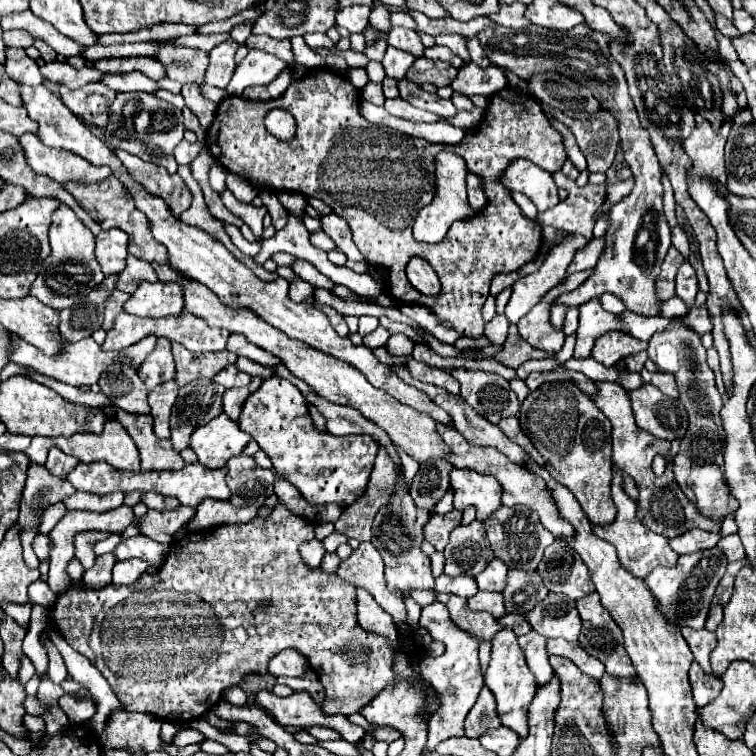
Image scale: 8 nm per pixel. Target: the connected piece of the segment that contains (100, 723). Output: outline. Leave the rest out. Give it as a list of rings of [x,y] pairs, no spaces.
[[[48,626],[48,634],[50,634],[50,640],[54,642],[54,646],[58,648],[58,652],[60,652],[62,658],[64,658],[68,676],[70,676],[72,680],[80,682],[80,684],[86,688],[86,696],[94,700],[94,704],[96,704],[96,714],[92,716],[90,724],[92,724],[92,730],[100,736],[102,730],[104,730],[104,726],[106,726],[108,716],[110,716],[114,710],[122,710],[120,700],[118,700],[116,694],[112,692],[108,680],[88,662],[86,656],[82,656],[82,654],[78,654],[76,650],[72,650],[56,628]]]

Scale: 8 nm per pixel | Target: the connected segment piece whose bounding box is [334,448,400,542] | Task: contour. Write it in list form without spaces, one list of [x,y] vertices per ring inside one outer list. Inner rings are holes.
[[[382,448],[376,456],[374,470],[364,496],[356,500],[354,506],[344,508],[340,520],[334,522],[336,532],[348,538],[356,538],[360,542],[370,542],[372,520],[378,514],[378,510],[390,502],[390,496],[394,494],[398,482],[398,474],[400,474],[400,466]]]

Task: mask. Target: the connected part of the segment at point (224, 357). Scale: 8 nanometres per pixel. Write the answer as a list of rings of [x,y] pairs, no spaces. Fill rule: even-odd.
[[[172,342],[172,356],[176,362],[176,384],[184,386],[196,378],[214,378],[224,366],[236,364],[238,356],[222,350],[222,352],[208,352],[208,354],[198,354],[186,350],[182,344]]]

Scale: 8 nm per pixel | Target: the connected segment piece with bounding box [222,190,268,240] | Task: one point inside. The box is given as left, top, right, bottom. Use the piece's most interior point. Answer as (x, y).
(250, 214)

